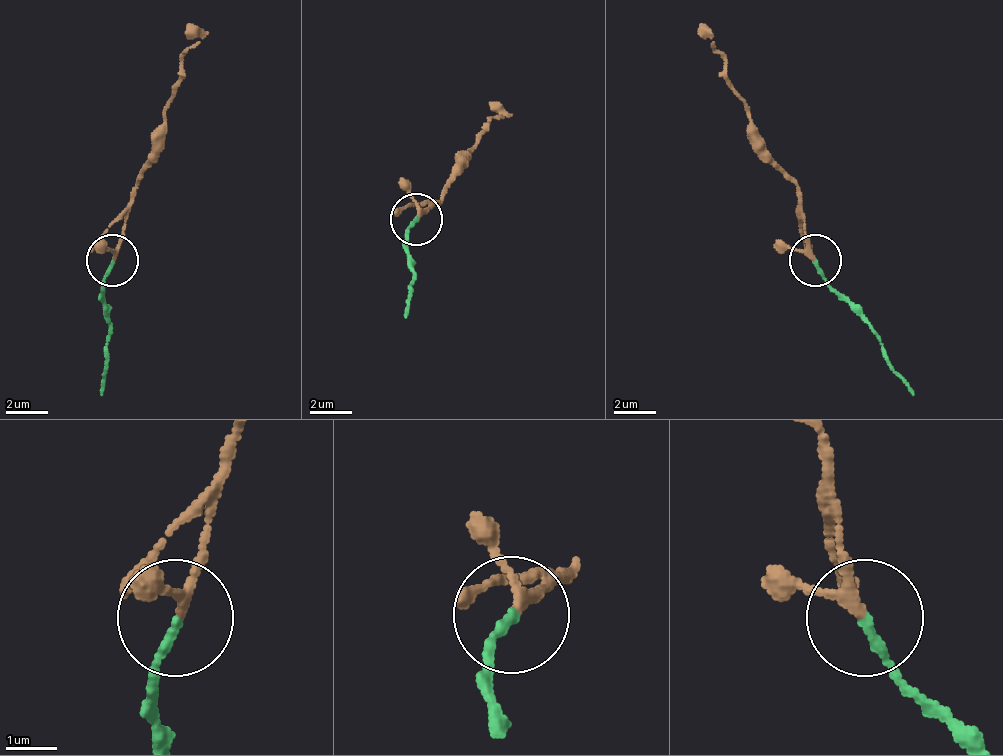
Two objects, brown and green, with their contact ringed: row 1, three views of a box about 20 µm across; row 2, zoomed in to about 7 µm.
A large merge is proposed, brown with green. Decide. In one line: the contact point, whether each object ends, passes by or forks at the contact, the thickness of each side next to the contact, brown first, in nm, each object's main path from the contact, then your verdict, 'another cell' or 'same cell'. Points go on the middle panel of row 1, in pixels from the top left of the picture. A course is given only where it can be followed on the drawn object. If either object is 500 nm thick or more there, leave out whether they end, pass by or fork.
at (416, 219); brown passes by; green ends there; 170 nm thick on the brown side, 170 nm on the other; brown runs (417, 217), (438, 202), (459, 176), (485, 129), (500, 113), (490, 103); green runs (417, 217), (407, 228), (412, 280), (407, 316); another cell

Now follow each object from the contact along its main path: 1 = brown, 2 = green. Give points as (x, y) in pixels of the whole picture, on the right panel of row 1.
1: (813, 262), (798, 183), (772, 157), (751, 105), (725, 74), (725, 53), (699, 22)
2: (813, 262), (824, 282), (876, 334), (912, 397)

